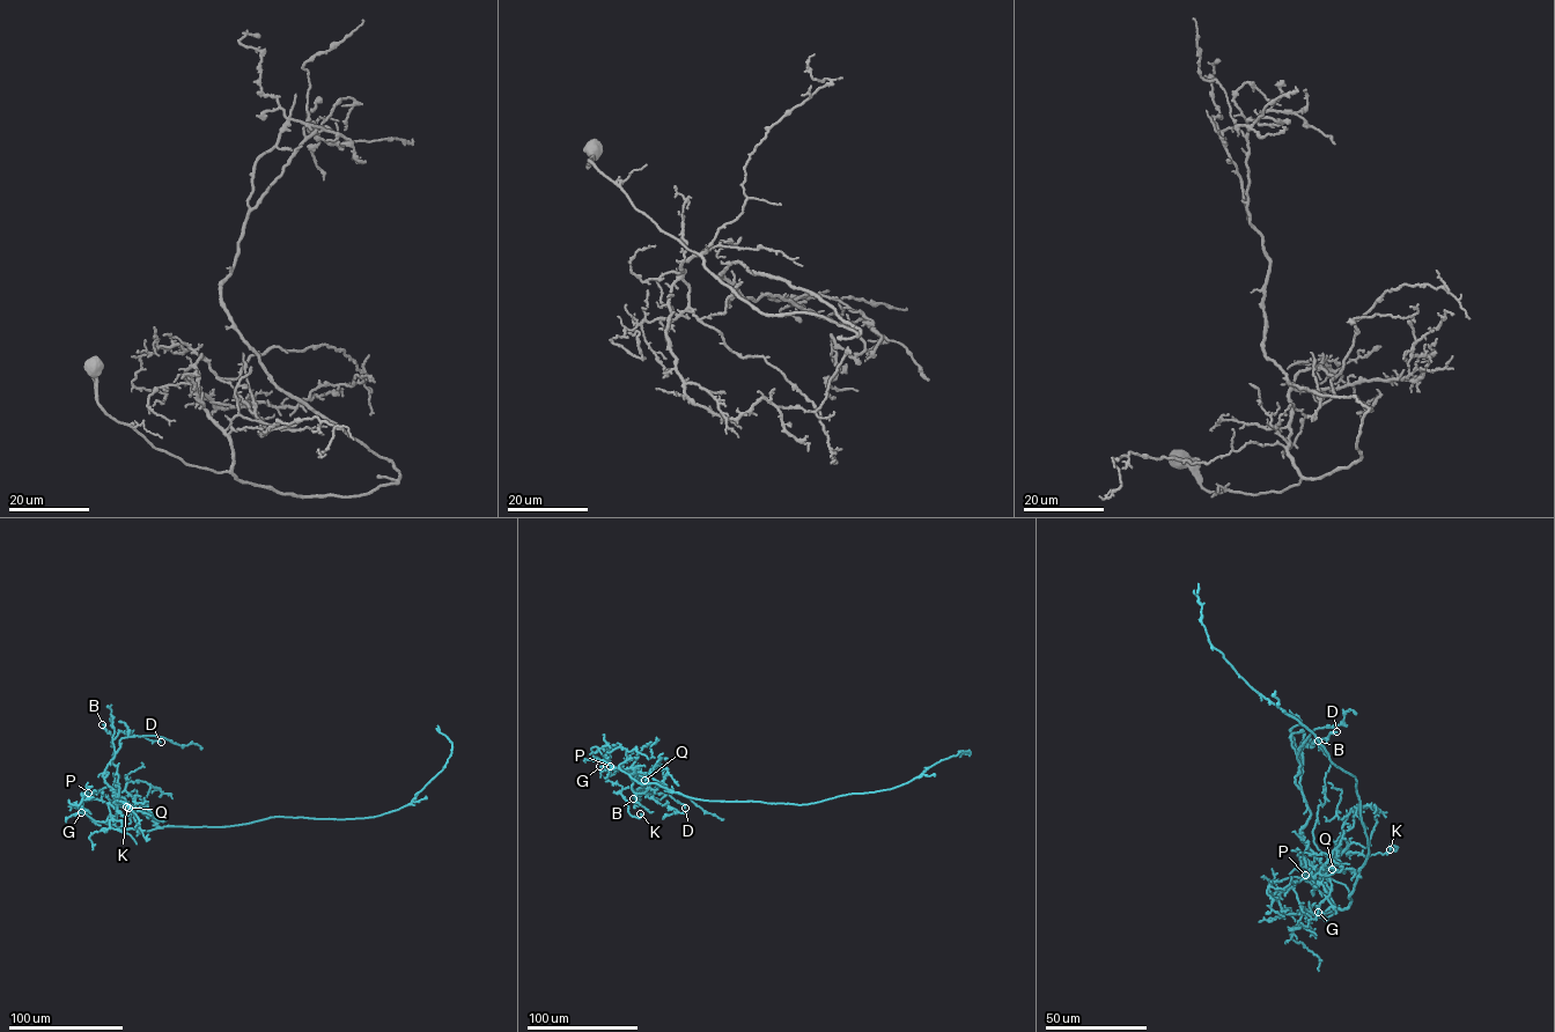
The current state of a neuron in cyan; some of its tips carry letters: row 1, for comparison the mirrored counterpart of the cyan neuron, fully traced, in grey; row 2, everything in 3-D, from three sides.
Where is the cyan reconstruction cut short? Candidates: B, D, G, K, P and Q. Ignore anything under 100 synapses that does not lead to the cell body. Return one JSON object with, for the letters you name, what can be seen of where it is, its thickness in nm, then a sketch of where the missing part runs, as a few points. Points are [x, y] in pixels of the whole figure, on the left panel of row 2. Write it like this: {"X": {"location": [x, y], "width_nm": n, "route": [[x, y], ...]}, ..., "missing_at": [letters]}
{"missing_at": []}

